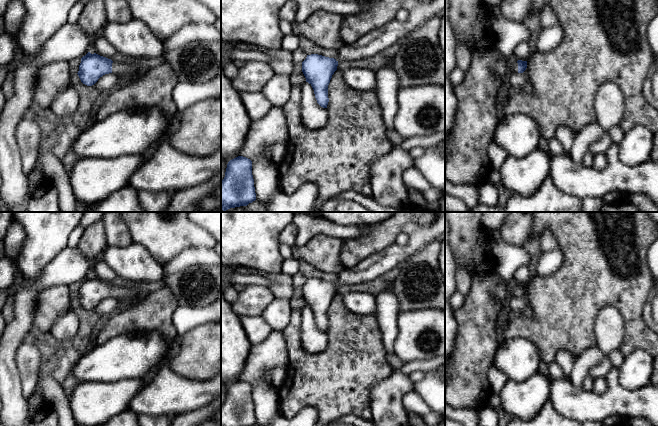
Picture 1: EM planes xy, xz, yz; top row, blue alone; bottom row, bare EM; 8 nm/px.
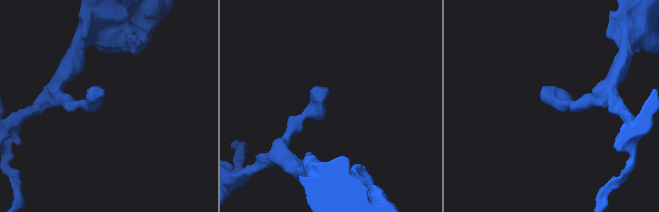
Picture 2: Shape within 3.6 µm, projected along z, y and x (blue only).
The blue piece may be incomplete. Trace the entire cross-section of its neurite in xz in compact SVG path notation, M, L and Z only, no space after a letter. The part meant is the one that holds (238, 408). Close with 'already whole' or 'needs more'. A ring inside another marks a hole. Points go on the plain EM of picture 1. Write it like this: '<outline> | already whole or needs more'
M238 380L227 388L221 405L221 426L253 426L256 424L252 385Z | already whole

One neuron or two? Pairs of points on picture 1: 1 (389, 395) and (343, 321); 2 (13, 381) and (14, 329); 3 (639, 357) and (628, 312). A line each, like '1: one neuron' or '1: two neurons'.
1: two neurons
2: one neuron
3: two neurons

